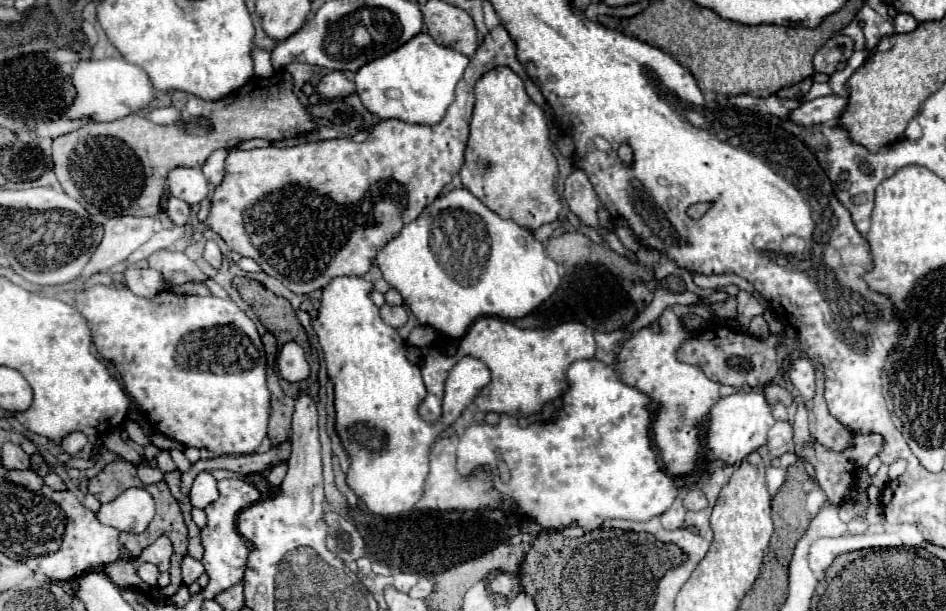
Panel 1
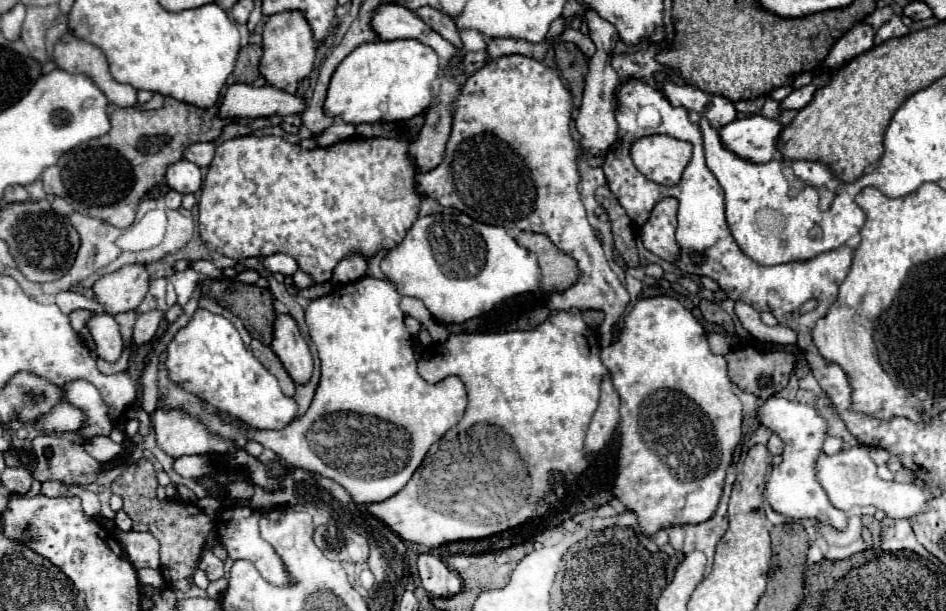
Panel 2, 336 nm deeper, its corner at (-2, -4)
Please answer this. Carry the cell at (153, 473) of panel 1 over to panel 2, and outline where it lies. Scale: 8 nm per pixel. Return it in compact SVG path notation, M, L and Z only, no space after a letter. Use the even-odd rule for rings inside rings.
M38 436L32 440L36 458L38 458L38 466L34 472L34 478L40 482L46 480L58 480L64 484L76 484L76 486L88 486L92 484L98 476L100 476L100 462L96 458L92 458L90 454L86 454L86 450L82 448L82 444L74 444L62 436Z

